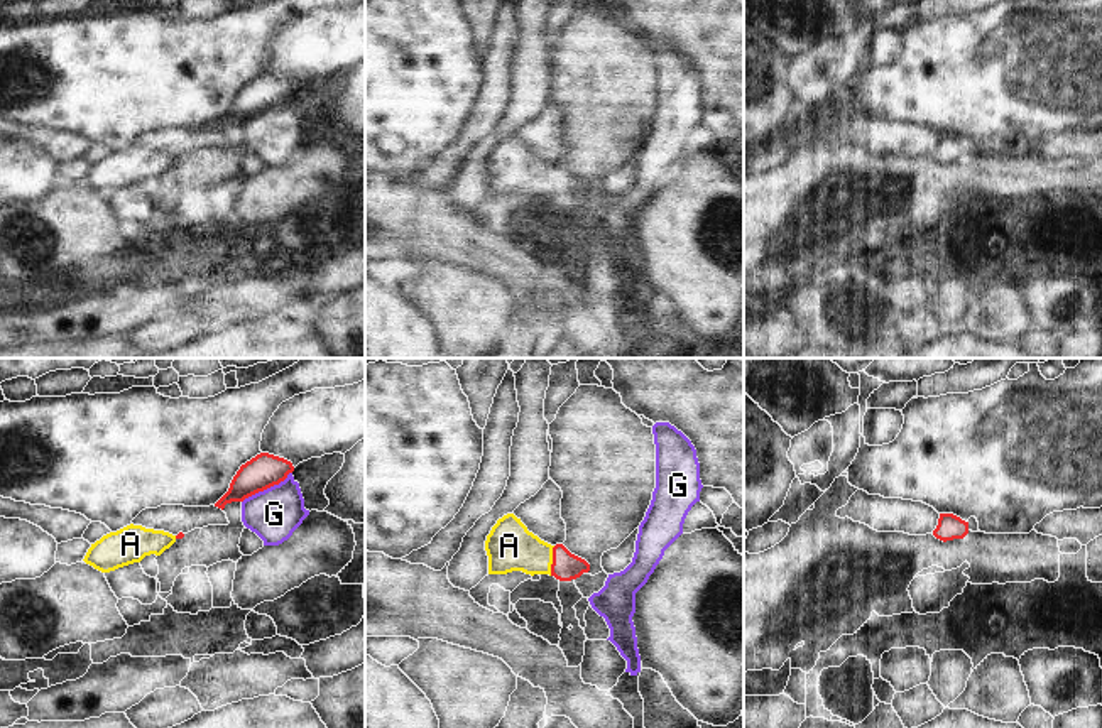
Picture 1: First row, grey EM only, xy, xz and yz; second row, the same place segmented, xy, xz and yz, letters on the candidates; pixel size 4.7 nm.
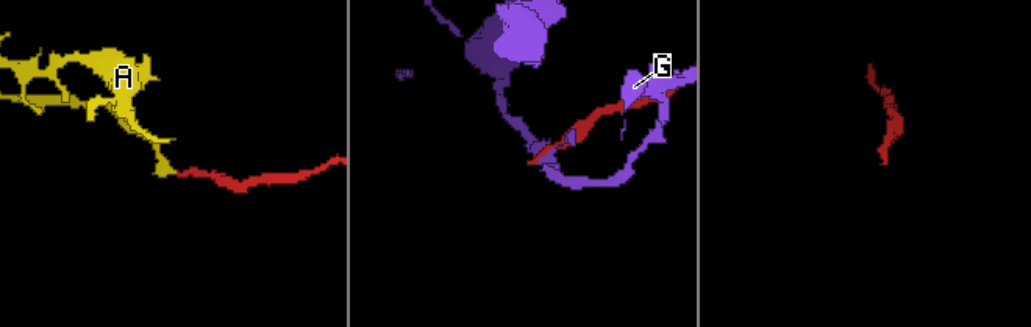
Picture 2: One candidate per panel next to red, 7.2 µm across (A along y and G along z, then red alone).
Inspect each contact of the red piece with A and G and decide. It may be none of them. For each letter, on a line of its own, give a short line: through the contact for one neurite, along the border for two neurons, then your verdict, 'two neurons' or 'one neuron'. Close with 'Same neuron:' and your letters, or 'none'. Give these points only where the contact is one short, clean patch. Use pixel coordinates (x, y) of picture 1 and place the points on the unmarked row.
A: line xz (567, 188), (553, 183), (509, 168); one neuron
G: line xy (291, 93), (278, 105), (249, 117), (242, 124); two neurons
Same neuron: A

